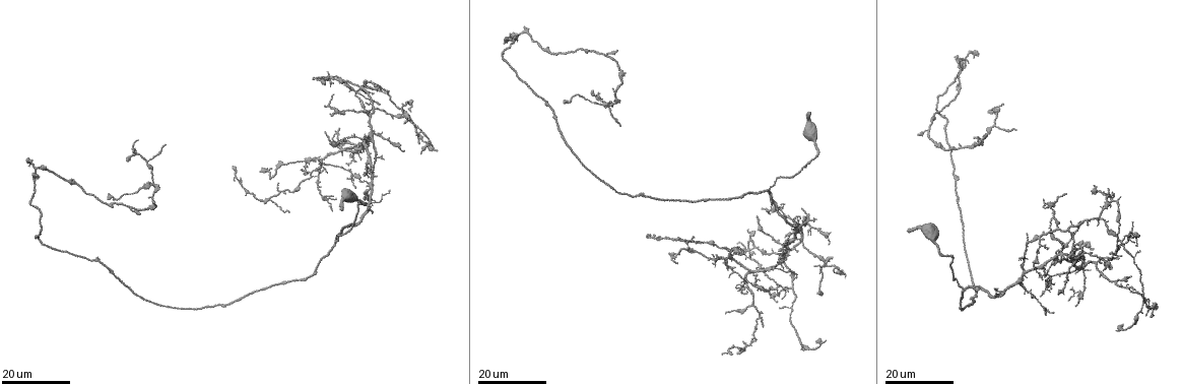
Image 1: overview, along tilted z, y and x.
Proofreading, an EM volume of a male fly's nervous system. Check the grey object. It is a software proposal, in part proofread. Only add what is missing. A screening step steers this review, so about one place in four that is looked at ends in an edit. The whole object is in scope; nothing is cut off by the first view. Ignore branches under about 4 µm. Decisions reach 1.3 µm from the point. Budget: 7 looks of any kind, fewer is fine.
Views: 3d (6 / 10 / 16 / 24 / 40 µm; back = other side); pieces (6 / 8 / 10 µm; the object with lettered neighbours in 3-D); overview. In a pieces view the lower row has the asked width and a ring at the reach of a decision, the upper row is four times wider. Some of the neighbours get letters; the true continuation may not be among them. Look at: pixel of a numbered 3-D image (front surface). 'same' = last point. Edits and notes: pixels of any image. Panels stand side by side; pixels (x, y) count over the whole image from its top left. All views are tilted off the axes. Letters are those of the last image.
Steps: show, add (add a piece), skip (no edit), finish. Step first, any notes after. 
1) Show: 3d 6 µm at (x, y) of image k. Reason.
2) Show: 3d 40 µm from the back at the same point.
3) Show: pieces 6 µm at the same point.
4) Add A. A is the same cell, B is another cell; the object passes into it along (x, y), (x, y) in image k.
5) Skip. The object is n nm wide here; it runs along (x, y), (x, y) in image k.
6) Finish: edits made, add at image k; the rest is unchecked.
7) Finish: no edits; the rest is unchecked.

Show: 3d 24 µm at (404, 149) of image 1. Thin end.

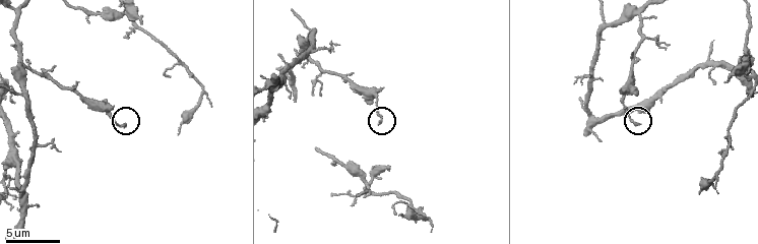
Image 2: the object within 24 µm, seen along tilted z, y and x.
Show: pieces 6 µm at (377, 124) of image 2.

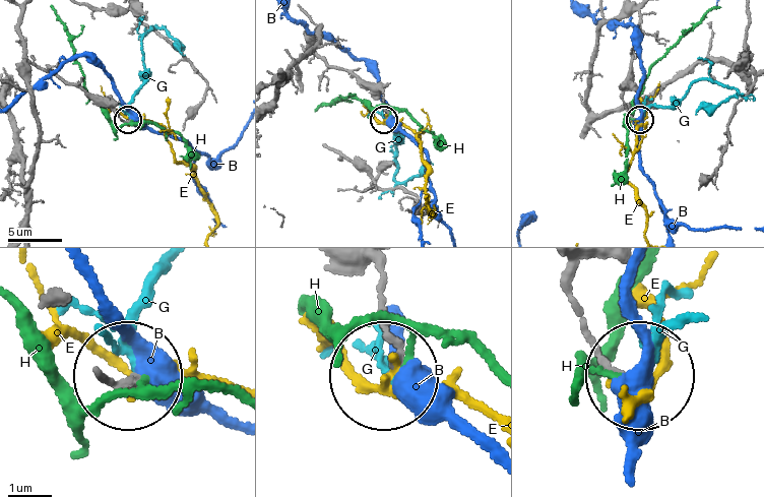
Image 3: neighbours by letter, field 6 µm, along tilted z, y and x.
Skip. B, E, G and H are other cells; it runs along (374, 267), (395, 348), (388, 368) in image 3; no lettered piece goes on from it.

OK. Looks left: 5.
Show: 3d 16 µm at (1109, 253) of image 1. Free end.

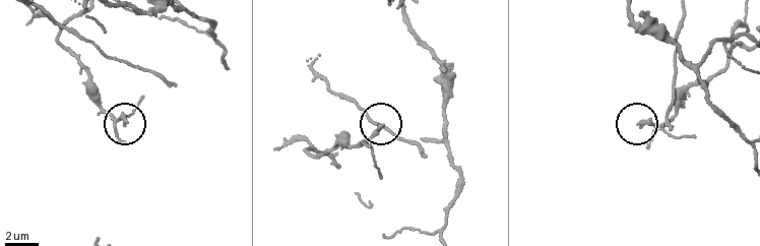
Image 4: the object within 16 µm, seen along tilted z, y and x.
Show: pieces 6 µm at (642, 123) of image 4.

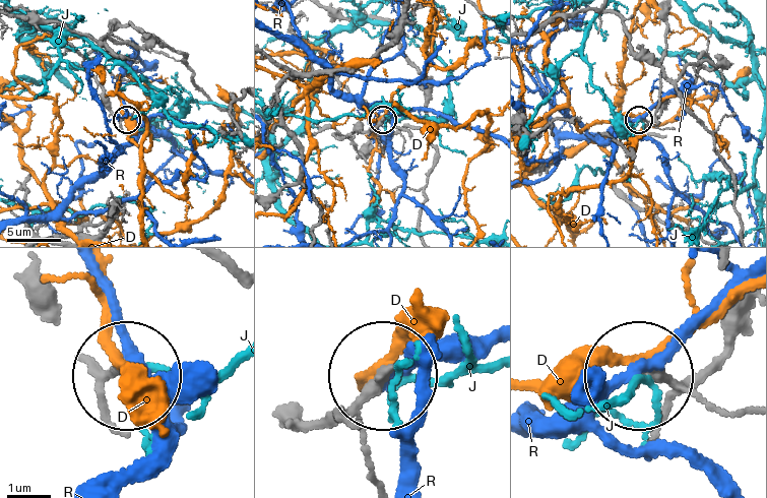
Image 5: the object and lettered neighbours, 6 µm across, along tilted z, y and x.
Skip. The object is 270 nm wide here; D, J and R are other cells; none of them fits.

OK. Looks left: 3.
Show: 3d 16 µm at (1118, 325) of image 1. Free end.

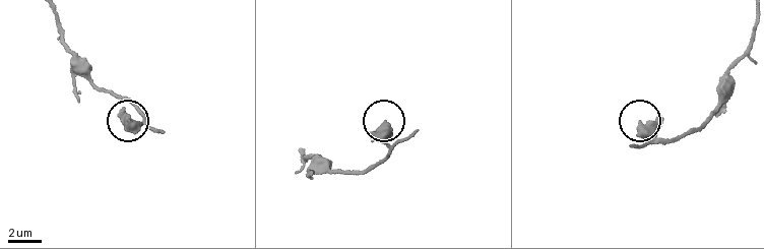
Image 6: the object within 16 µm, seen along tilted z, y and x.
Show: pieces 6 µm at (384, 123) of image 6.

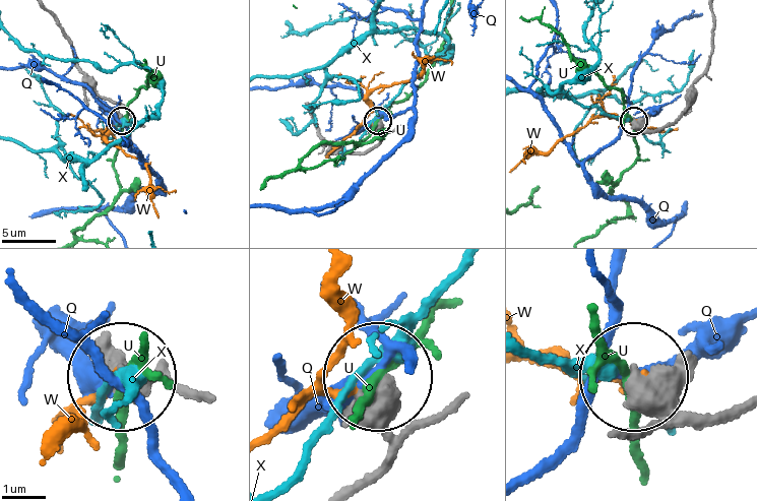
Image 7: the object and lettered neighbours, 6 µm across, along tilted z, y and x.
Skip. Q, U, W and X are other cells; it runs along (360, 481), (389, 452), (376, 378) in image 7; none of them fits.

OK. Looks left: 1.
Finish: no edits; the rest is unchecked.

